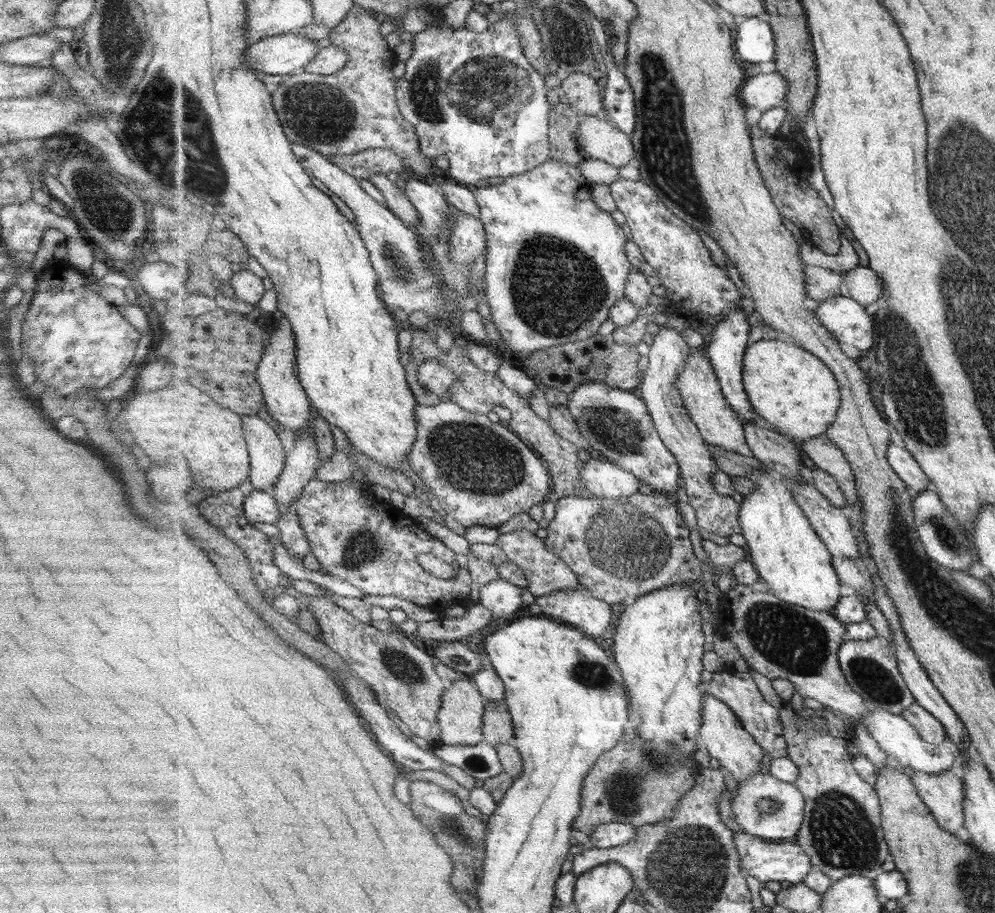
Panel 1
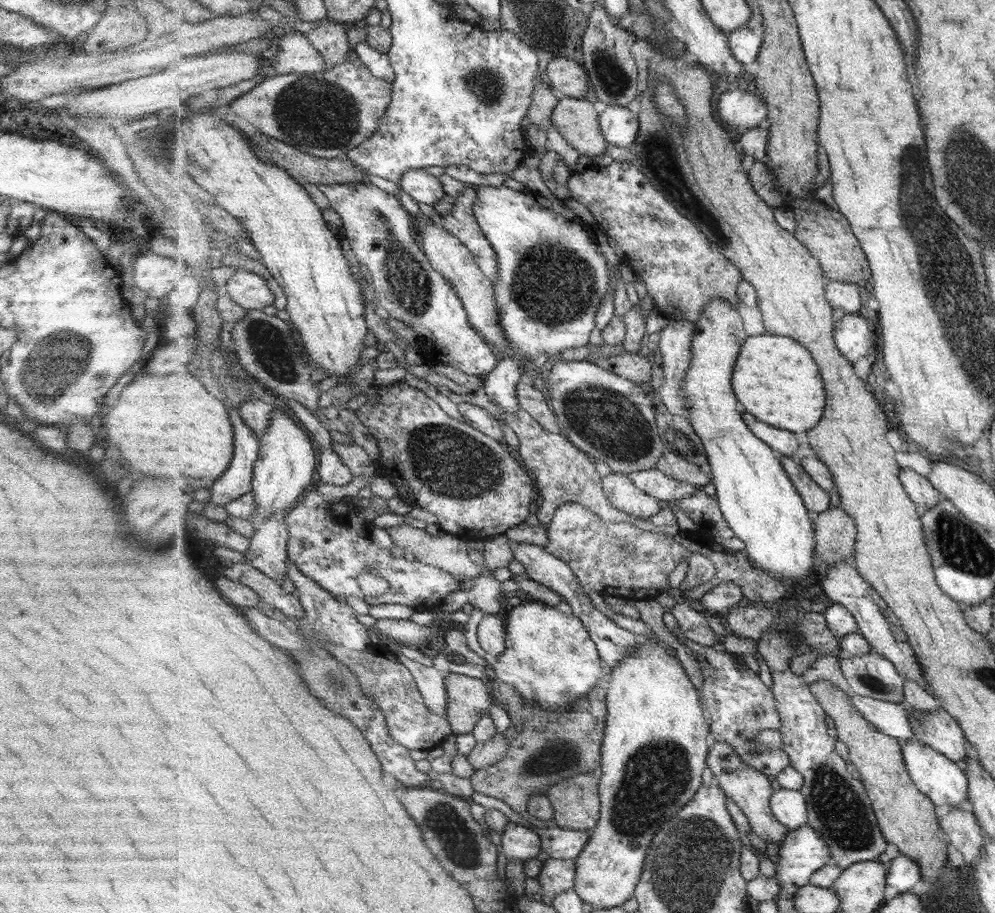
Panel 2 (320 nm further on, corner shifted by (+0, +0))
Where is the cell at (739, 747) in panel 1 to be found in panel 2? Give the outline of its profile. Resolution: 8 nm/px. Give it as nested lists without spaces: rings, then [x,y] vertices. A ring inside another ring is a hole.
[[[716,741],[711,743],[708,768],[713,772],[715,781],[726,792],[726,795],[743,810],[751,831],[765,843],[775,842],[779,848],[779,845],[786,839],[790,828],[785,826],[783,822],[779,822],[772,811],[770,804],[775,790],[773,790],[771,780],[769,780],[766,773],[759,771],[757,768],[751,768],[749,764],[745,764],[730,744]]]

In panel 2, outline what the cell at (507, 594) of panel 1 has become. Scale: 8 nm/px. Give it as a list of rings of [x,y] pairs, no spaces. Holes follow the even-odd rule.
[[[484,613],[477,627],[477,639],[491,660],[505,654],[506,636],[507,629],[501,616]]]

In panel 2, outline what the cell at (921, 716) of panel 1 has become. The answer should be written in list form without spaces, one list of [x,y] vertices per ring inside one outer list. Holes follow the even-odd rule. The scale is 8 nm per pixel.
[[[905,699],[903,704],[911,712],[911,724],[919,741],[942,752],[960,766],[965,766],[968,760],[979,760],[979,753],[967,740],[966,734],[957,719],[943,708],[923,712],[917,710]]]

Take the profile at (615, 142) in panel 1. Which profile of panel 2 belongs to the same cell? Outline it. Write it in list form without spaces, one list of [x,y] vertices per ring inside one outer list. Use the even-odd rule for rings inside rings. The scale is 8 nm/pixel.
[[[566,96],[553,111],[552,122],[559,134],[580,154],[593,158],[607,150],[608,141],[603,135],[600,113],[593,102]]]

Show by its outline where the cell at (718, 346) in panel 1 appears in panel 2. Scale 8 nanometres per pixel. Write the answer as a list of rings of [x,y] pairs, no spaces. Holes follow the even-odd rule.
[[[747,414],[746,421],[750,425],[750,429],[779,455],[797,458],[796,452],[799,450],[799,440],[797,440],[794,432],[757,420],[751,414]]]

